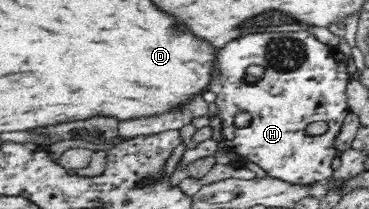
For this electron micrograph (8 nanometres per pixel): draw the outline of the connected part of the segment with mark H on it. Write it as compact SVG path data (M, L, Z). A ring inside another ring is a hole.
M308 30L263 31L247 33L227 43L217 55L217 73L210 83L210 91L215 93L214 102L221 118L222 138L227 149L238 154L241 159L252 161L267 172L268 177L285 181L296 187L309 187L331 179L332 160L336 157L333 141L349 113L347 86L350 82L347 71L349 59L338 46L329 46L317 40ZM251 65L265 68L263 77L249 85L245 71ZM239 112L248 112L252 119L248 126L235 126L234 119ZM314 121L325 121L329 131L316 136L306 134L305 128Z

